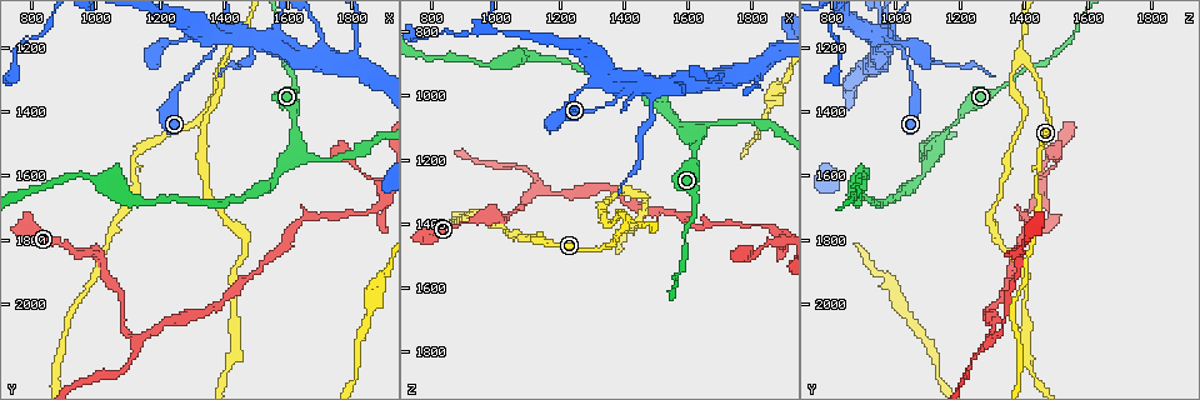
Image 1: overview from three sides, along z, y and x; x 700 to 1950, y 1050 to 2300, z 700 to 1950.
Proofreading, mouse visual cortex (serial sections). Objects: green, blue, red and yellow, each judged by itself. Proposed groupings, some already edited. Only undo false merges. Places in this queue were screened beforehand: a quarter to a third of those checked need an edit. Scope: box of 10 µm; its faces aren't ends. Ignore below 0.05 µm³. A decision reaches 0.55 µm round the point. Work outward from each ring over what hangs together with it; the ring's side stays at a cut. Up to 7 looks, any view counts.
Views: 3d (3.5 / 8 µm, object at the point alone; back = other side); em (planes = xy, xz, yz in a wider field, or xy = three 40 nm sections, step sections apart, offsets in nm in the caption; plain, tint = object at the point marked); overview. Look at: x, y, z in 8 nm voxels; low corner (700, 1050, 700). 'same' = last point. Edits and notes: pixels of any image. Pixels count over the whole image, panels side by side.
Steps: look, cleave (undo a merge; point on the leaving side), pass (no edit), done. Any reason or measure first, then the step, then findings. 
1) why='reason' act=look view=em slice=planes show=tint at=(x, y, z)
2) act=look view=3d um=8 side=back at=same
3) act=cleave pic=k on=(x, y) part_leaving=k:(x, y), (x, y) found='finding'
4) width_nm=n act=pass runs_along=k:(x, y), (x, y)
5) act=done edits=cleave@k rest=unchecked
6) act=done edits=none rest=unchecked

act=look view=3d um=8 at=(1390, 1250, 1410)

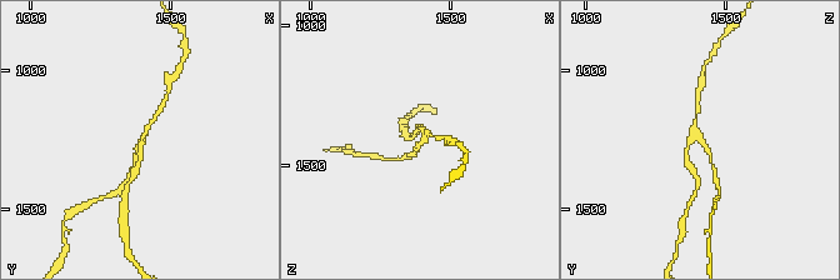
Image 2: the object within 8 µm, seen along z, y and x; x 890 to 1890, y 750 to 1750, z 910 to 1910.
act=look view=3d um=3.5 side=back at=same

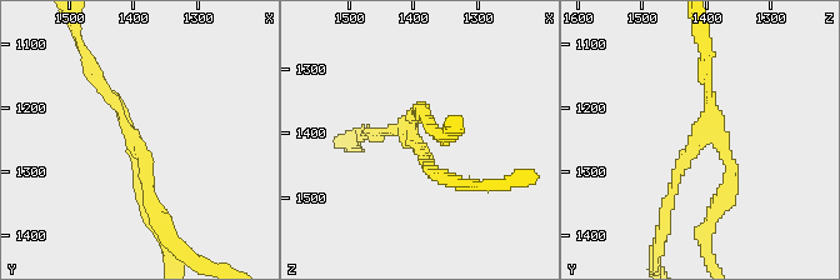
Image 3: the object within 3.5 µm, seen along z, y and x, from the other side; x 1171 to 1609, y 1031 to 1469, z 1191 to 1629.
arms=3 arm_widths_nm=150,150,200 why='need the tissue' act=look view=em slice=xy step=3 show=tint at=(1400, 1245, 1410)

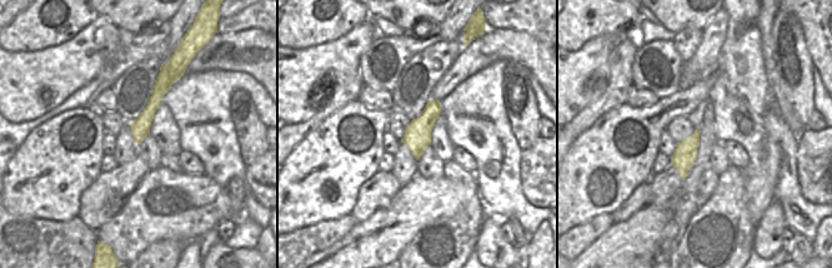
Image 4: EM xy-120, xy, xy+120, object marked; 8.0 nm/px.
act=cleave pic=3 on=(733, 188) part_leaving=3:(720, 148), (730, 190), (704, 233), (708, 255) found='two cells meet here'

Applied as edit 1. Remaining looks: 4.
why='see it whole again' act=look view=overview

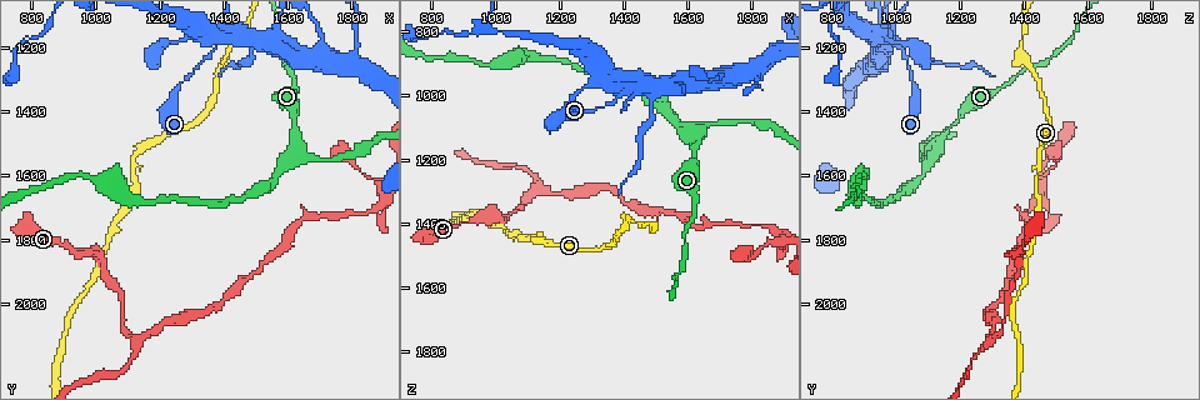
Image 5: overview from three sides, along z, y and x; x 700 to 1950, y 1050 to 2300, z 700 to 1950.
why='four or more arms meet' act=look view=3d um=3.5 at=(1380, 1180, 980)

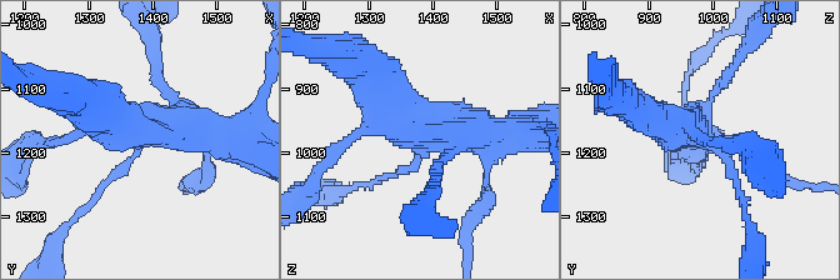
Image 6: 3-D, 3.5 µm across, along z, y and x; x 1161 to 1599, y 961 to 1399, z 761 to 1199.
why='now the EM' act=look view=em slice=planes show=tint at=(1375, 1175, 975)

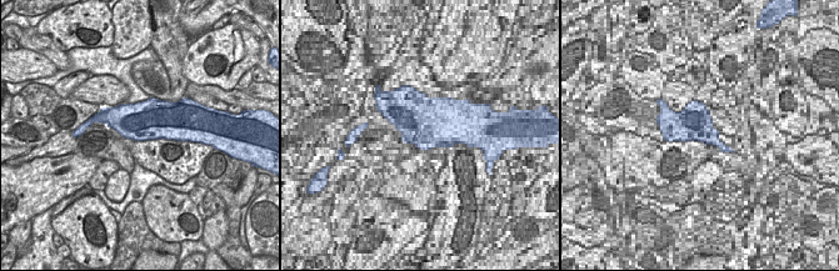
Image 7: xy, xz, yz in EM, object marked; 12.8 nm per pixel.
why='another direction' act=look view=em slice=xy step=3 show=tint at=same

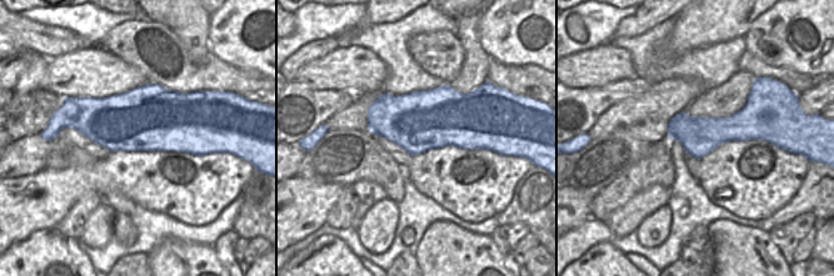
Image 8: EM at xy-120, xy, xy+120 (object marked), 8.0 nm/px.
arm_widths_nm=100,200,450,450 act=pass runs_along=6:(101, 189), (151, 128), (221, 139) found='one cell here'

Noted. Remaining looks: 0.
act=done edits=cleave@3 rest=unchecked

